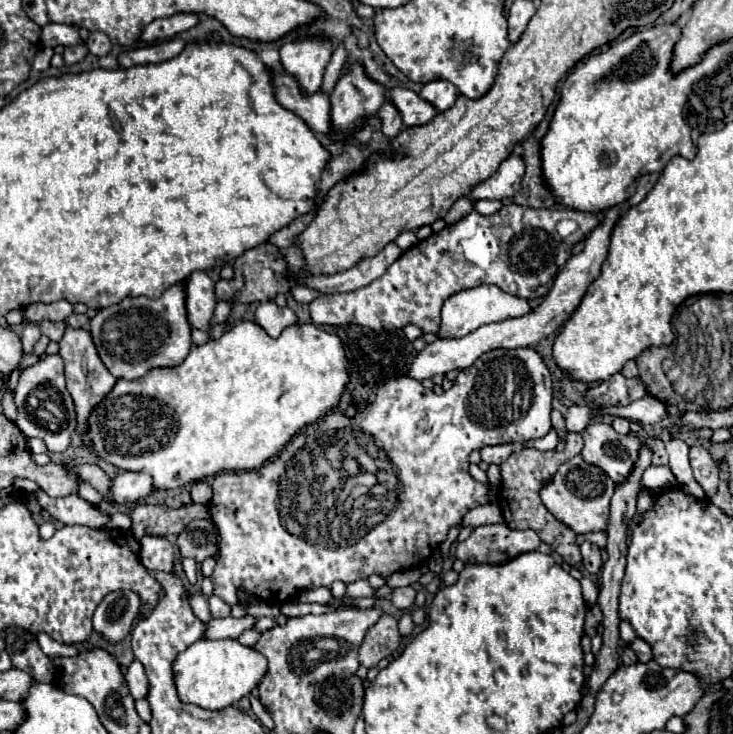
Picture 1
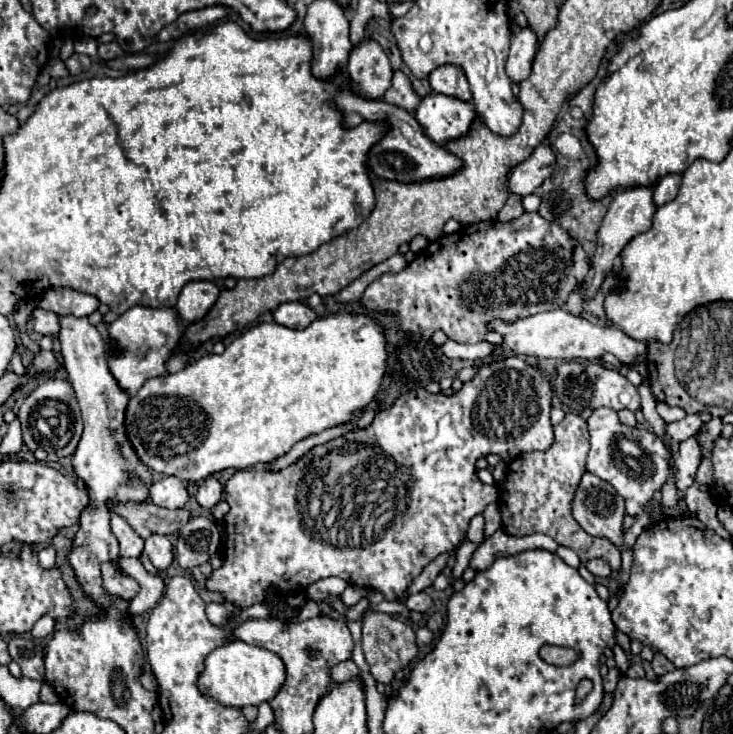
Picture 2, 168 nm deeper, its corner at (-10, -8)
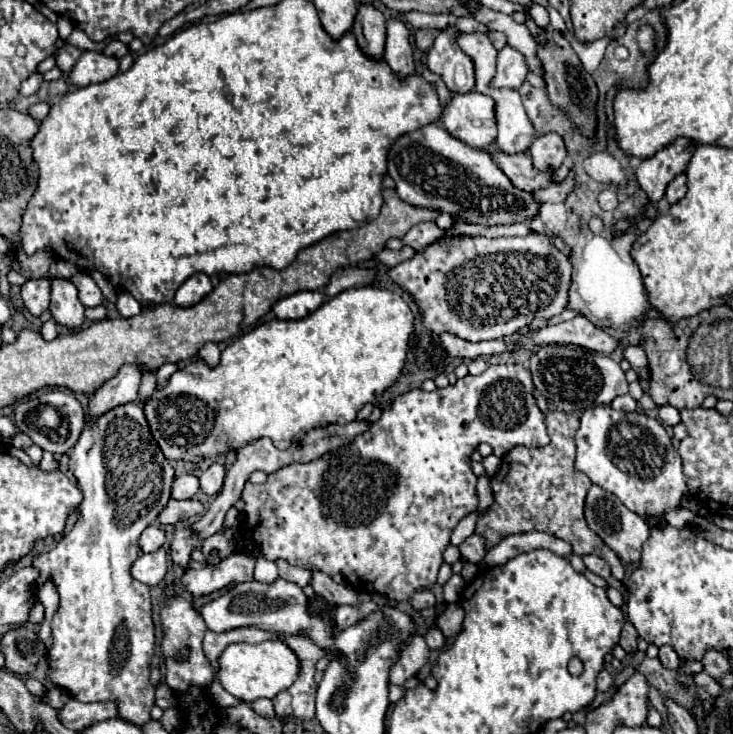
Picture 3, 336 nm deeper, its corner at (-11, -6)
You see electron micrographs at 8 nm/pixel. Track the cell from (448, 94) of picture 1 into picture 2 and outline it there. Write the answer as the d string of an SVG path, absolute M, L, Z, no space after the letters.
M444 64L444 66L434 68L430 72L428 80L430 80L432 90L438 94L448 94L448 96L460 98L464 102L468 102L472 98L466 74L454 64Z

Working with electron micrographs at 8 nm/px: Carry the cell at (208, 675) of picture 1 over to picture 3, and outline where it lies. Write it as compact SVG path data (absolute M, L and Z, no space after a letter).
M265 640L261 644L231 644L219 656L217 678L221 686L243 702L255 702L259 698L275 698L281 690L287 690L299 674L299 660L293 650L281 640Z

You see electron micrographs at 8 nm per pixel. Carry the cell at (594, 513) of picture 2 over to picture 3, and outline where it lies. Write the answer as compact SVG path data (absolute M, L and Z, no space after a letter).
M591 486L585 498L585 518L589 528L599 534L599 538L623 560L623 562L637 562L641 558L641 546L649 538L649 524L643 522L635 512L627 510L615 494L605 492L601 486Z

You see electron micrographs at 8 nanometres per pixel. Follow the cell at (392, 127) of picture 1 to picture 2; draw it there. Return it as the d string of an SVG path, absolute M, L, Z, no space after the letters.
M394 70L392 86L386 90L384 100L386 100L388 104L400 106L400 108L404 108L404 110L408 110L408 112L416 110L418 104L420 104L420 96L414 92L410 78L408 78L404 72L400 72L400 70Z

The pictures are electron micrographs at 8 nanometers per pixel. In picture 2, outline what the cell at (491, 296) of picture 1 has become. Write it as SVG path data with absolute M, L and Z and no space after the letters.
M552 310L552 312L542 312L536 316L528 316L526 320L516 320L514 324L506 324L502 320L496 320L494 324L488 324L490 330L496 330L500 334L504 334L504 348L508 352L514 354L528 354L528 356L536 356L536 358L554 358L554 360L600 360L600 356L604 352L614 354L624 366L628 366L630 370L636 370L644 382L642 384L650 384L648 378L648 368L646 362L638 362L636 358L646 354L646 344L626 336L620 328L616 326L596 326L590 324L586 318L582 316L572 316L566 310Z

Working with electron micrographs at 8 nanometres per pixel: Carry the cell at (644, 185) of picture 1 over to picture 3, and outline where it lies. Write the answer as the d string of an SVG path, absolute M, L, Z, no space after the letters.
M677 174L677 176L669 182L667 192L665 192L665 198L667 198L669 204L675 204L675 202L679 202L685 194L687 194L687 178L685 178L685 174Z

